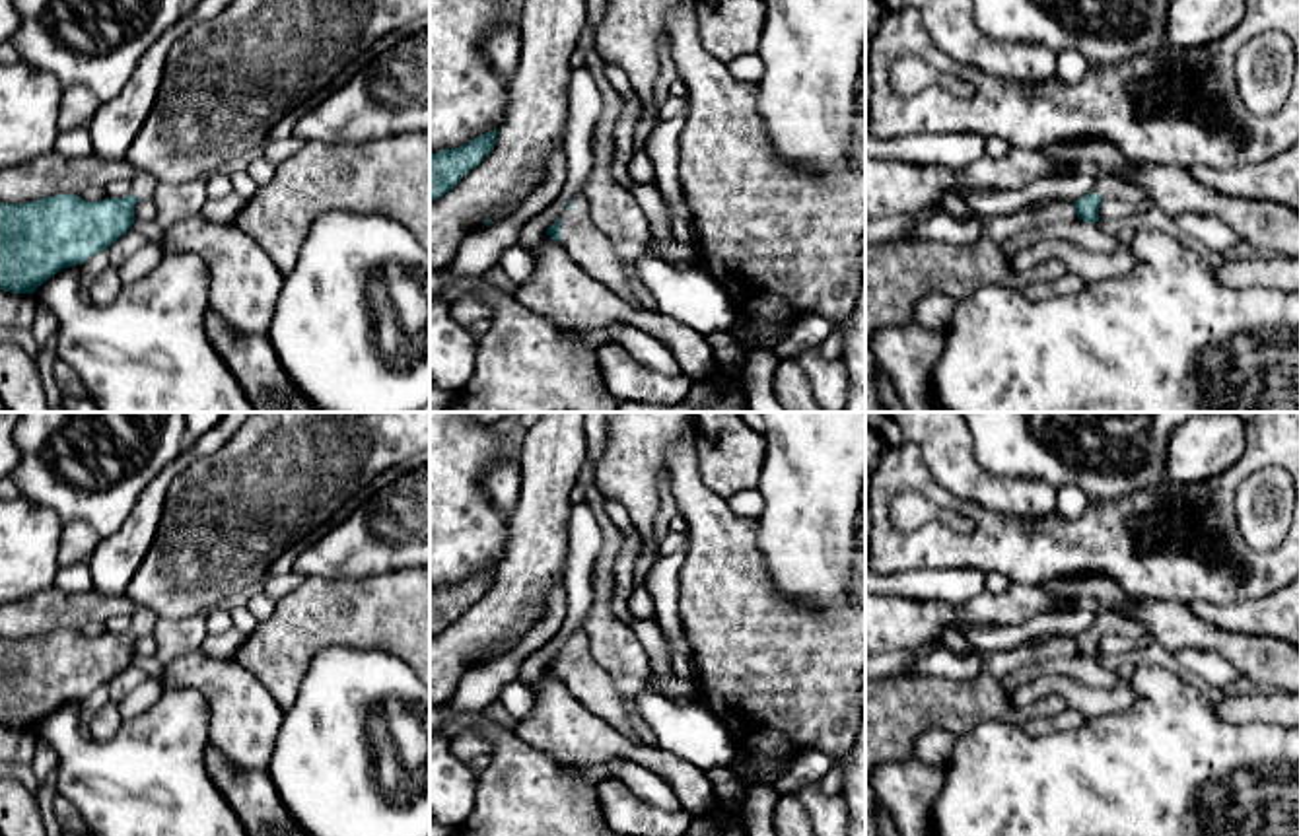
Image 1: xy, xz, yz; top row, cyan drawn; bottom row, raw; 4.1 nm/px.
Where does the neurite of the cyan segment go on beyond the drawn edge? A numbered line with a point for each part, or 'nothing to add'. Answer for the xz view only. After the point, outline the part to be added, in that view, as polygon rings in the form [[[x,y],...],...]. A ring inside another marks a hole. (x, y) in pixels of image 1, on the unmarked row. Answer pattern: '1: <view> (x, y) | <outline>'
nothing to add

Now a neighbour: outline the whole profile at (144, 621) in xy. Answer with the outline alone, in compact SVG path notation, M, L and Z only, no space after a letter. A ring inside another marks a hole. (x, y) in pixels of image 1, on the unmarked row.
M138 607L132 614L128 632L136 630L140 636L148 636L154 634L156 626L158 616L152 610Z

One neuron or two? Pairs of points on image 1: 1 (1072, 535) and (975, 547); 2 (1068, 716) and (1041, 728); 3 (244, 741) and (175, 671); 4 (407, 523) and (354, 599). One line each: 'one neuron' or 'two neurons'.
1: one neuron
2: one neuron
3: one neuron
4: two neurons

